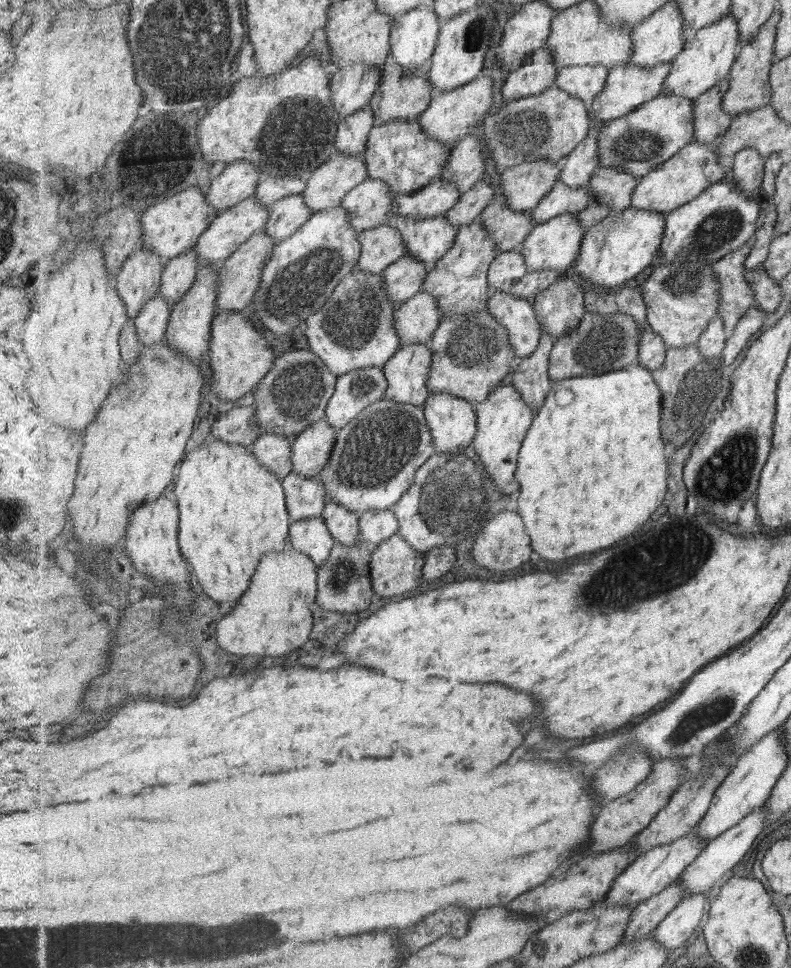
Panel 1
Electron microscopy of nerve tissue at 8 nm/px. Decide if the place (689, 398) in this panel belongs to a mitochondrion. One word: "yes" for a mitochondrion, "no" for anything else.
yes

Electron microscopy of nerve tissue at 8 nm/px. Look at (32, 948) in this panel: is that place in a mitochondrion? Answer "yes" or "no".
yes

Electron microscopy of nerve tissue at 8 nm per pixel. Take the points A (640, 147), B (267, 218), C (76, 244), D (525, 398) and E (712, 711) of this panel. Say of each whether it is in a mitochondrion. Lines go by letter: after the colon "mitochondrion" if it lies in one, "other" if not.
A: mitochondrion
B: other
C: other
D: other
E: mitochondrion

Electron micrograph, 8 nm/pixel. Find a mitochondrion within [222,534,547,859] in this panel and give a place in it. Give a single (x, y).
(344, 573)

